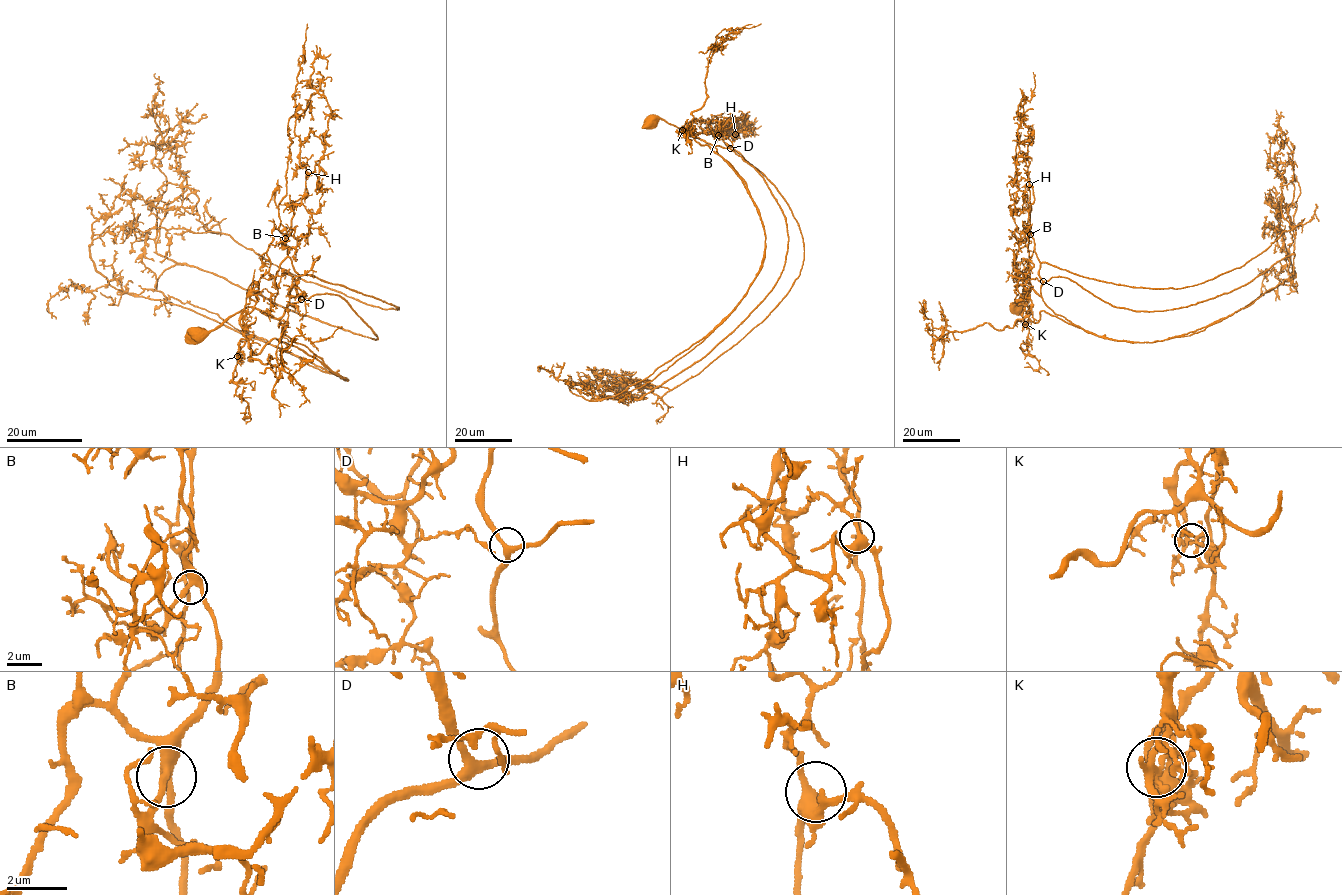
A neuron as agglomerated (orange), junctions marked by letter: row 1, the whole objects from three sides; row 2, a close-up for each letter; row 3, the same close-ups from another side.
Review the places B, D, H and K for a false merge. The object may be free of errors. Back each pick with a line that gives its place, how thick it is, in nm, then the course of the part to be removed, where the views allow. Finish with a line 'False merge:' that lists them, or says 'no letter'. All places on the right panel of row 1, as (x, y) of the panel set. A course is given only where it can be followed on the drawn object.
K: Place: (1025, 324). Thickness 240 nm. Course of the part to remove: (1025, 324), (1024, 311), (1035, 323), (1043, 310), (1111, 340), (1161, 341), (1195, 331), (1295, 277), (1277, 211)
False merge: K

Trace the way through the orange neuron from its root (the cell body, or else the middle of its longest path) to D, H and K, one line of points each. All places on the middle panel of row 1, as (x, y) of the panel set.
D: (652, 122), (662, 119), (692, 137), (730, 148)
H: (652, 122), (662, 119), (693, 137), (700, 132), (724, 133), (734, 139), (735, 134)
K: (652, 122), (662, 119), (689, 133), (684, 127), (682, 130)

